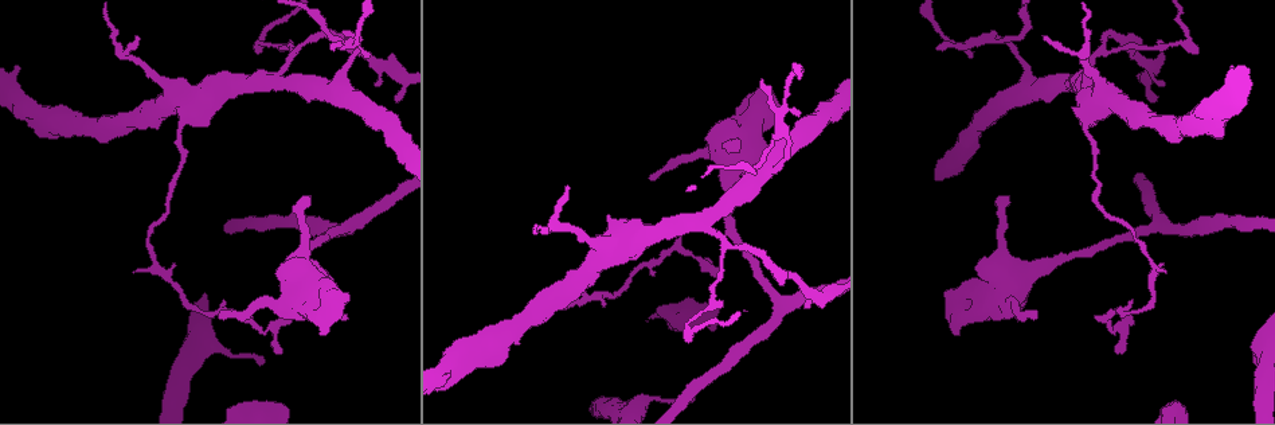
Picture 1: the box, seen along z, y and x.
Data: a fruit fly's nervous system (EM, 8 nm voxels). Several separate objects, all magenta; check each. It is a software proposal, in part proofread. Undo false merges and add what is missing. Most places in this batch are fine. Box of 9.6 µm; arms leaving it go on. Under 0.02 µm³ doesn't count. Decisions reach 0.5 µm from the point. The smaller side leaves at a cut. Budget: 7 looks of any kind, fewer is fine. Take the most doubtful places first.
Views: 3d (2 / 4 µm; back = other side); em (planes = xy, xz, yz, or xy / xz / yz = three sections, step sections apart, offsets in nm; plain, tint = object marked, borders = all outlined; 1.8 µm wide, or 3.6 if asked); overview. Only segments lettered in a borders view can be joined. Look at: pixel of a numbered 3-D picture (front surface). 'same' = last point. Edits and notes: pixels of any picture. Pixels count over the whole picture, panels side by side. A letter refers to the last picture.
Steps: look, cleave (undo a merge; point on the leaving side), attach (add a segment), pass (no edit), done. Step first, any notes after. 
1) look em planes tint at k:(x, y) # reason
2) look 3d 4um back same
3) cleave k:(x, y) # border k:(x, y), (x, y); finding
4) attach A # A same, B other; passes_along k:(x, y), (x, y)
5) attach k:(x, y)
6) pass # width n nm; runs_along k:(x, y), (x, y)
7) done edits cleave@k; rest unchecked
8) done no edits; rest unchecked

look 3d 2um back at 1:(219, 317) # free end

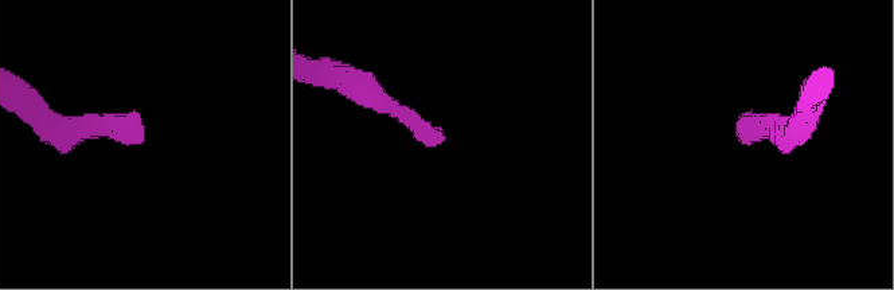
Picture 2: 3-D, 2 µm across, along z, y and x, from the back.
look em xy step 8 tint at 2:(143, 140)

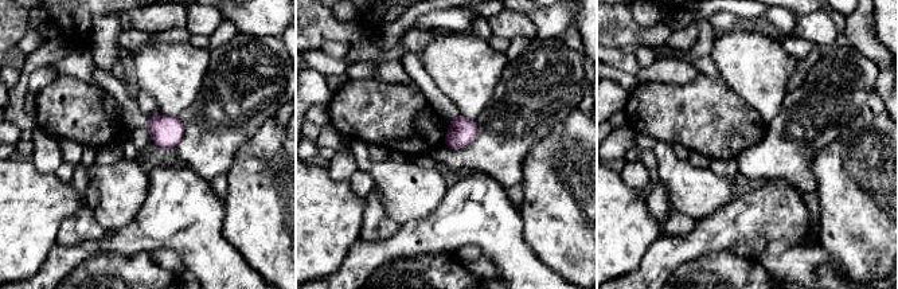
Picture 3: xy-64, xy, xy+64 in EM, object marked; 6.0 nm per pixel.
look em planes borders same # cut it another way

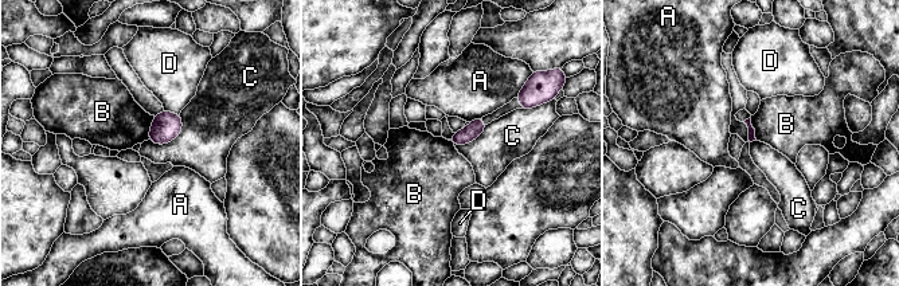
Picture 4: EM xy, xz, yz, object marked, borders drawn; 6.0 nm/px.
pass # A other, B other, C other, D other; border 4:(180, 114), (174, 138), (148, 140); none of them fits

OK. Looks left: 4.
look em 3.6um planes borders at 1:(616, 248) # sudden change in width

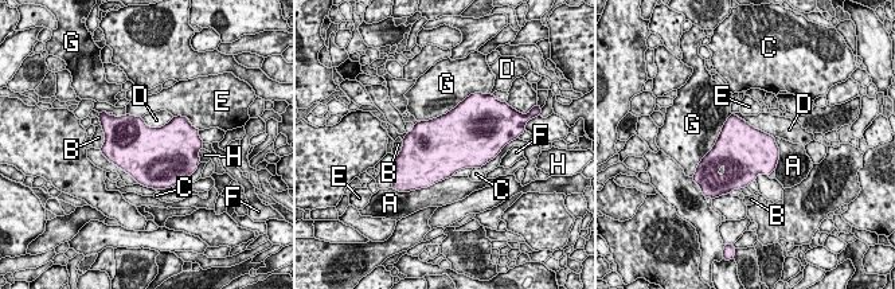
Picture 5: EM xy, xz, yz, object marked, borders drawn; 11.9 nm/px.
pass # A other, B other, C other, D other, E other, F other, G other, H other; border 5:(731, 113), (774, 139); all the same neuron

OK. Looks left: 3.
look 3d 2um at 1:(308, 198) # branch stops here

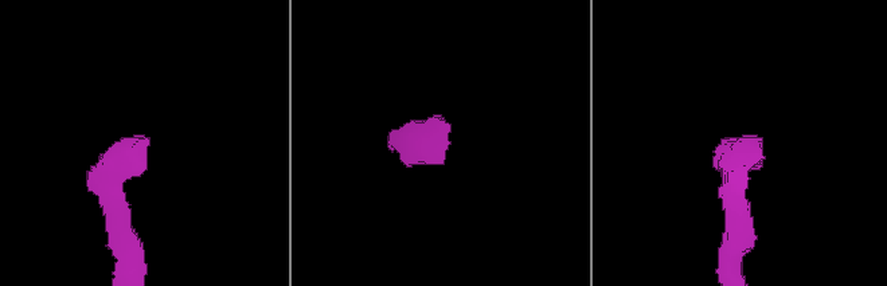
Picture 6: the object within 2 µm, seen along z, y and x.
look em xy step 4 borders at 6:(761, 143) # shape alone is not enough

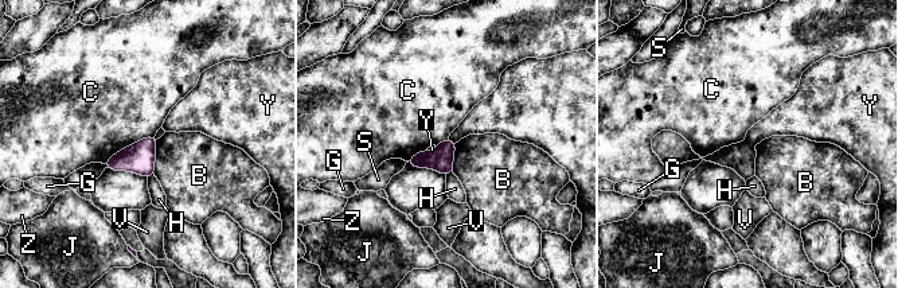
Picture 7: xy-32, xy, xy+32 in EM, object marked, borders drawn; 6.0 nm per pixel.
pass # B other, C other, G other, H other, J other, S other, V other, Y other, Z other; border 7:(449, 137), (455, 143); none of them fits

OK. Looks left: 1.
done no edits; rest unchecked

